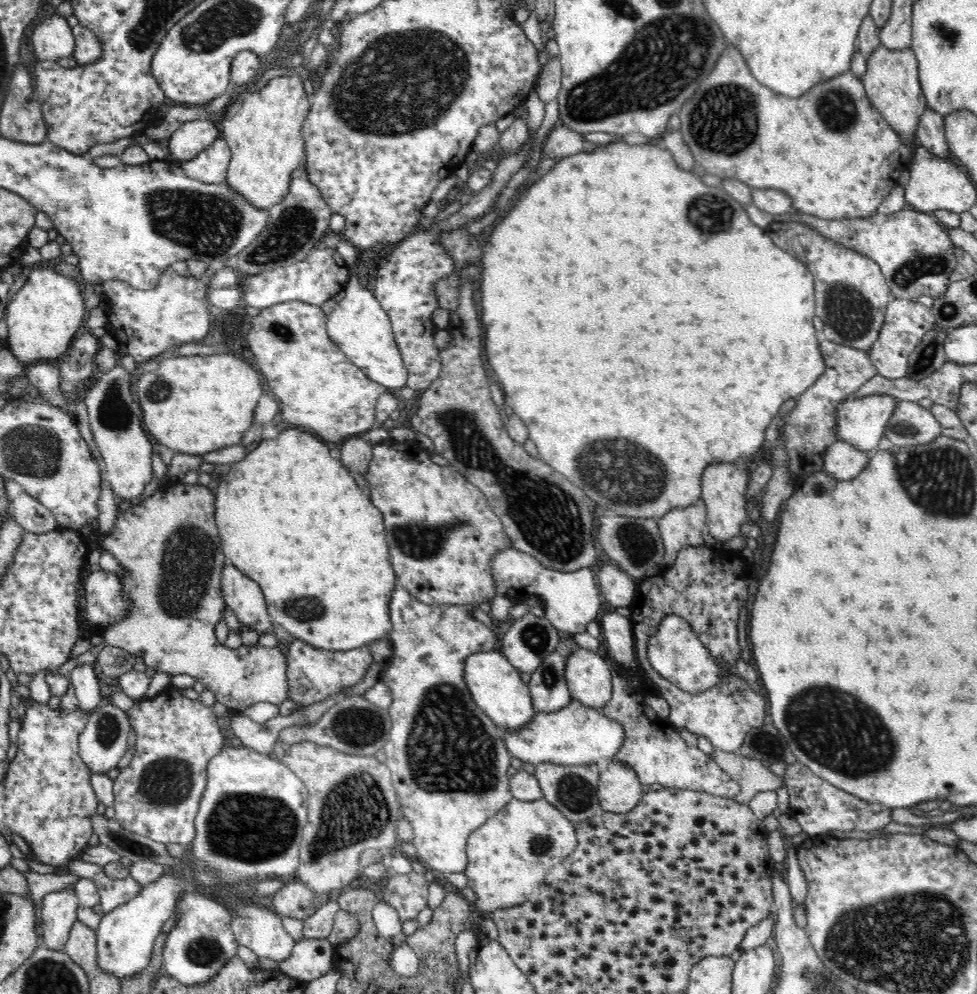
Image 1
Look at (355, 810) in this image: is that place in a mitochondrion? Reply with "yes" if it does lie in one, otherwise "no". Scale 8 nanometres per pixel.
yes

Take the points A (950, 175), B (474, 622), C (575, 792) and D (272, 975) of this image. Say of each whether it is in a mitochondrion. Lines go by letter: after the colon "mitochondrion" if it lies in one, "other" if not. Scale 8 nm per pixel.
A: other
B: other
C: mitochondrion
D: other

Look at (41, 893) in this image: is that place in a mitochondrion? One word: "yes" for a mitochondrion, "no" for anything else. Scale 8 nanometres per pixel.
no

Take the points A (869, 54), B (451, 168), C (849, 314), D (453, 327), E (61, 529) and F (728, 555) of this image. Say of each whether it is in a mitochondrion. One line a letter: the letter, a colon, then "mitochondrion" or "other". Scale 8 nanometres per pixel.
A: other
B: other
C: mitochondrion
D: other
E: other
F: other

